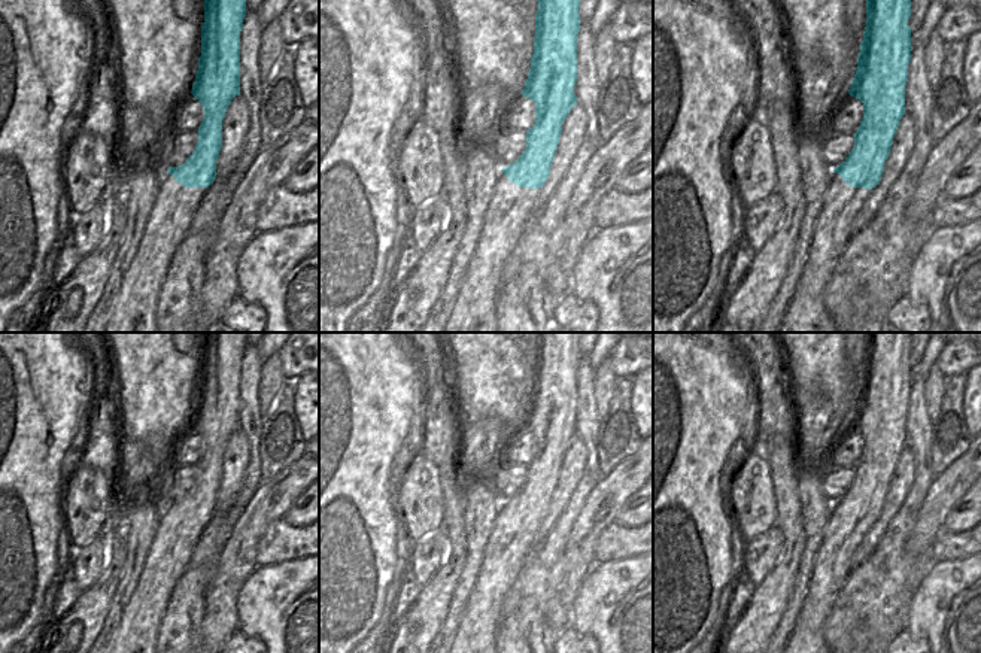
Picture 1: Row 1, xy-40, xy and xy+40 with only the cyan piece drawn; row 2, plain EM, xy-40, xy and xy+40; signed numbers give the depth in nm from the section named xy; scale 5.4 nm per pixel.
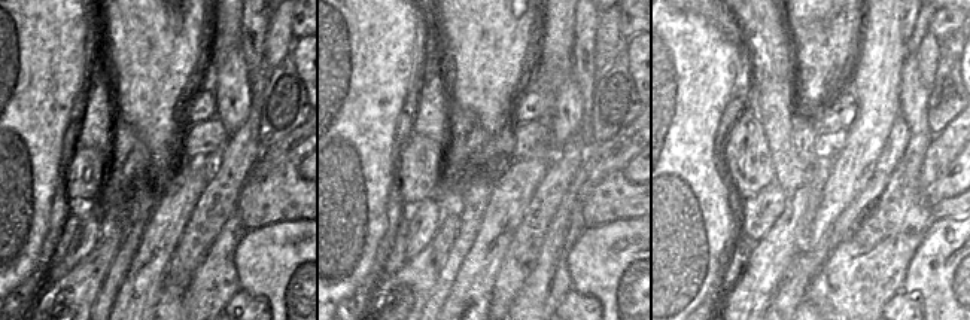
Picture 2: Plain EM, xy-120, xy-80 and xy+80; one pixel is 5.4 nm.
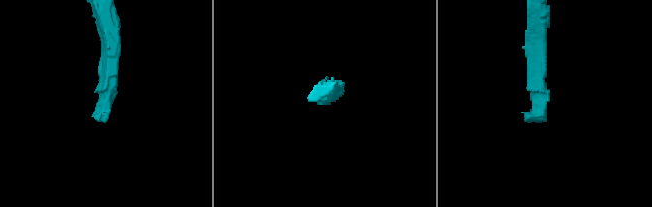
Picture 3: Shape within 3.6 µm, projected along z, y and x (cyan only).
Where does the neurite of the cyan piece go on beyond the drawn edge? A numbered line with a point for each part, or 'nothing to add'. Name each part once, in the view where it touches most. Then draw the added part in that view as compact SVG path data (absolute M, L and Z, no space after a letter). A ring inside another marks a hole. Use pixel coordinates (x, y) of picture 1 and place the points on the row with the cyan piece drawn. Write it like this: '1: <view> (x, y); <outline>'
1: xy-40 (134, 310); M163 174L139 249L121 282L106 332L157 332L157 303L168 264L189 231L207 188L185 188Z

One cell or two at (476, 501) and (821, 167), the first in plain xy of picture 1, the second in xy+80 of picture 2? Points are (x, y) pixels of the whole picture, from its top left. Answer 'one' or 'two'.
two

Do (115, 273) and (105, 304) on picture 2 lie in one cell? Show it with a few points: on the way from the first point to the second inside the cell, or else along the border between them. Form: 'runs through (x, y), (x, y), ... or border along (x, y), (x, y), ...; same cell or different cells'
runs through (112, 280), (105, 296); same cell

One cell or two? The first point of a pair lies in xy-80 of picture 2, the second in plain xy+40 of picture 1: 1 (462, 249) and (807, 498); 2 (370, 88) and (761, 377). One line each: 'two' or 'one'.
1: one
2: two

